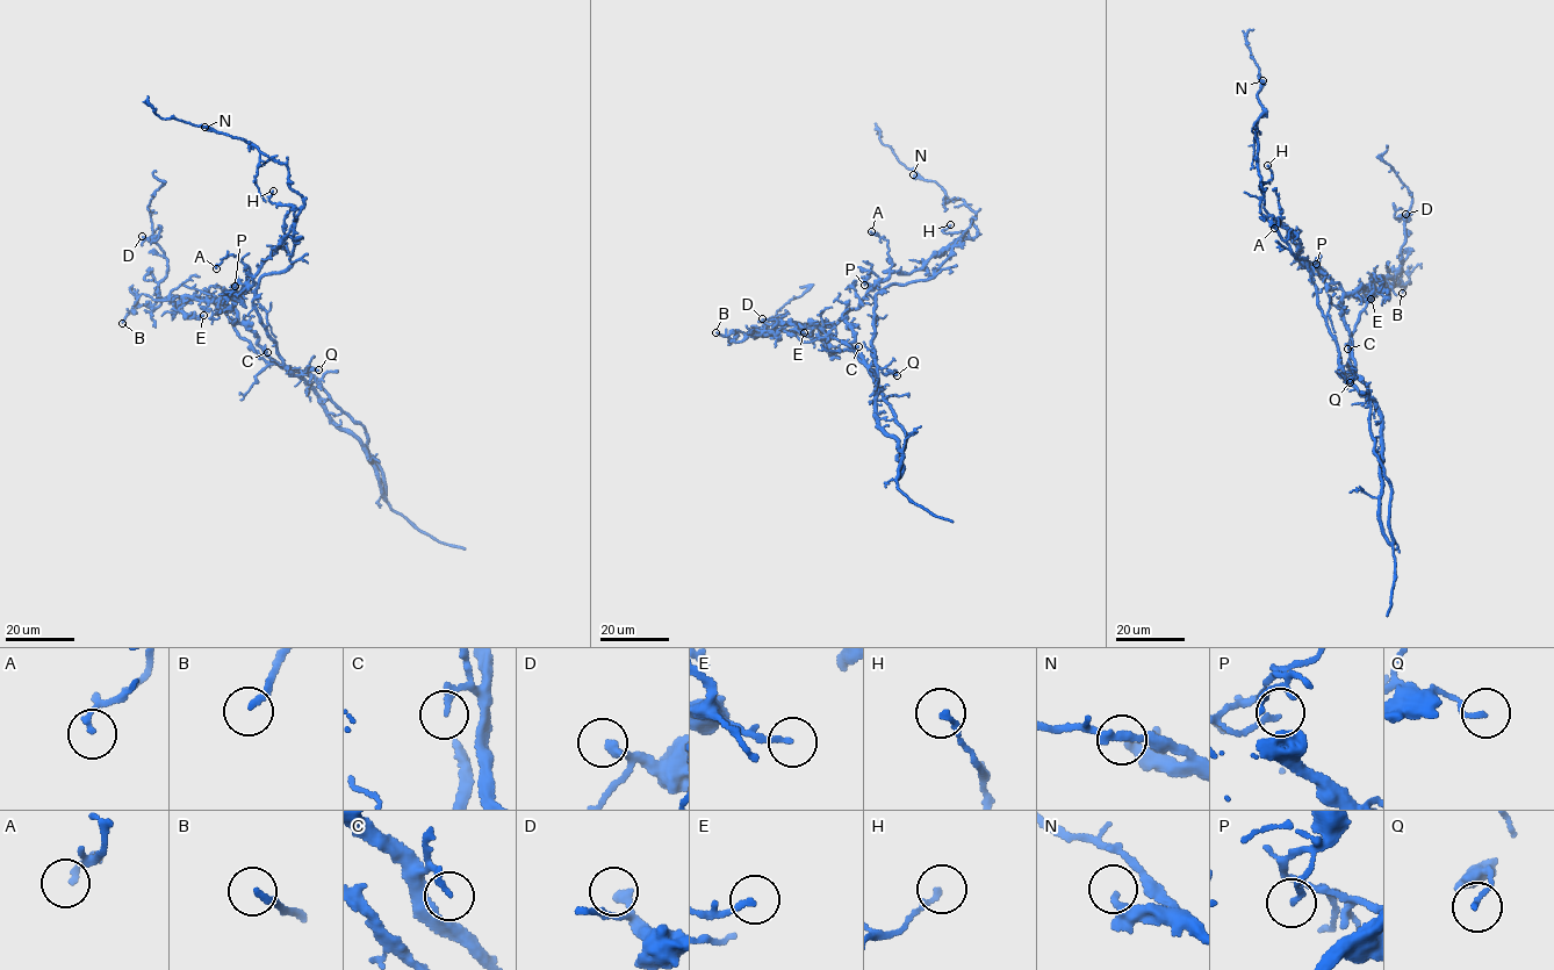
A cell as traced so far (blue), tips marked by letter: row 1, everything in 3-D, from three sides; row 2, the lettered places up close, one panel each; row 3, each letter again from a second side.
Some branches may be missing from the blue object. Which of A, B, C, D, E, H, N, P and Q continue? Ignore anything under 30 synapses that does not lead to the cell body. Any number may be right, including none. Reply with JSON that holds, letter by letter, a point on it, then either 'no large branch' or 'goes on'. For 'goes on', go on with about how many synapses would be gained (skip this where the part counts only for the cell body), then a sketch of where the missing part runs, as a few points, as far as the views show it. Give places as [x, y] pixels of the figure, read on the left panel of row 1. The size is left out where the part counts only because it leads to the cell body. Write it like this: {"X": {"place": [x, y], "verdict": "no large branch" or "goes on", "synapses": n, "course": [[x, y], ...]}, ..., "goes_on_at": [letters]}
{"A": {"place": [216, 268], "verdict": "no large branch"}, "B": {"place": [122, 323], "verdict": "goes on", "synapses": 45, "course": [[122, 323], [98, 371], [88, 376]]}, "C": {"place": [267, 352], "verdict": "no large branch"}, "D": {"place": [142, 236], "verdict": "no large branch"}, "E": {"place": [203, 315], "verdict": "no large branch"}, "H": {"place": [273, 191], "verdict": "no large branch"}, "N": {"place": [204, 127], "verdict": "no large branch"}, "P": {"place": [235, 286], "verdict": "no large branch"}, "Q": {"place": [318, 369], "verdict": "no large branch"}, "goes_on_at": ["B"]}

